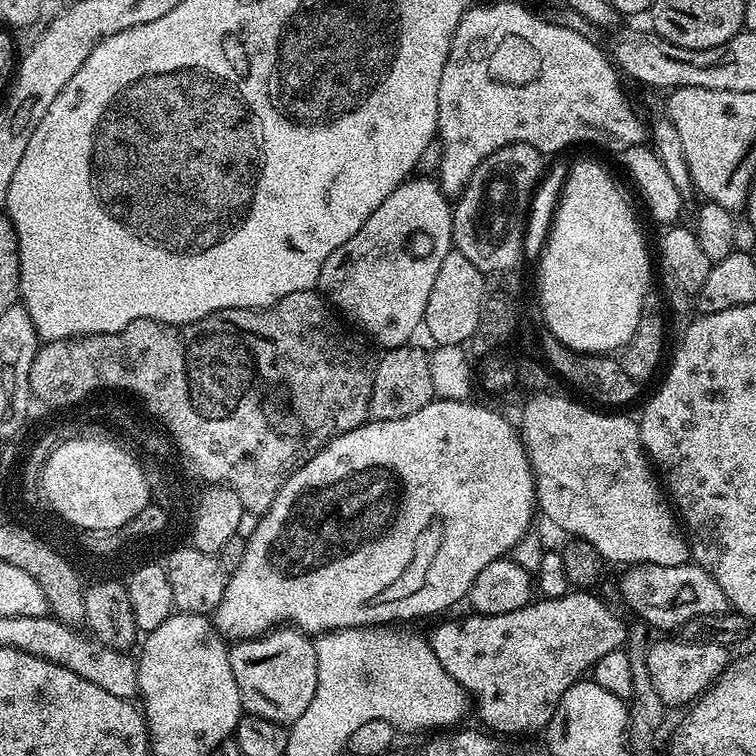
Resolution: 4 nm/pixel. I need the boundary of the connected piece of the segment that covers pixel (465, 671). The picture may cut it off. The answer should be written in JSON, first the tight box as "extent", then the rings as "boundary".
{"extent":[430,590,628,736],"boundary":[[[570,590],[562,598],[557,600],[537,599],[535,602],[528,604],[525,608],[514,610],[510,614],[502,614],[501,616],[482,616],[479,614],[468,614],[465,620],[448,620],[445,624],[440,624],[433,630],[430,635],[430,643],[432,652],[438,658],[441,669],[453,676],[460,683],[464,691],[474,701],[474,716],[485,724],[483,727],[489,733],[497,734],[501,732],[504,736],[524,736],[527,732],[543,733],[548,727],[550,718],[554,714],[557,702],[562,698],[562,694],[566,694],[568,687],[577,680],[581,679],[593,666],[598,662],[598,658],[602,658],[602,654],[610,654],[610,650],[615,648],[624,648],[626,642],[624,639],[628,636],[628,628],[624,625],[624,620],[616,612],[611,612],[602,601],[588,590]]]}

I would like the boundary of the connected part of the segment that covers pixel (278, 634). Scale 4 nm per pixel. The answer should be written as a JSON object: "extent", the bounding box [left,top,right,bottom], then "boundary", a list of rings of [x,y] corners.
{"extent":[228,626,318,726],"boundary":[[[277,626],[252,640],[235,641],[228,657],[234,682],[238,682],[240,707],[247,715],[285,726],[302,718],[318,686],[316,646],[305,633],[291,626]]]}

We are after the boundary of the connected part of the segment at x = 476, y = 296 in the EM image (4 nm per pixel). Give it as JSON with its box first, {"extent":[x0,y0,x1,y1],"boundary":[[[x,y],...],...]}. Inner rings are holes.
{"extent":[423,251,482,346],"boundary":[[[450,251],[442,258],[442,266],[438,266],[438,274],[434,278],[434,287],[430,289],[430,298],[426,298],[423,331],[436,346],[455,344],[467,345],[467,340],[480,331],[482,319],[482,291],[480,292],[482,274],[466,254]]]}

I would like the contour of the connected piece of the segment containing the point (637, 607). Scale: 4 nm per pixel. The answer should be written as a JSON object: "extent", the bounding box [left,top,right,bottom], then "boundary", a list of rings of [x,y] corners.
{"extent":[620,562,730,629],"boundary":[[[695,562],[682,566],[634,564],[623,569],[620,576],[620,596],[645,620],[656,628],[683,629],[699,616],[723,616],[730,605],[722,586],[714,582],[709,572]]]}

